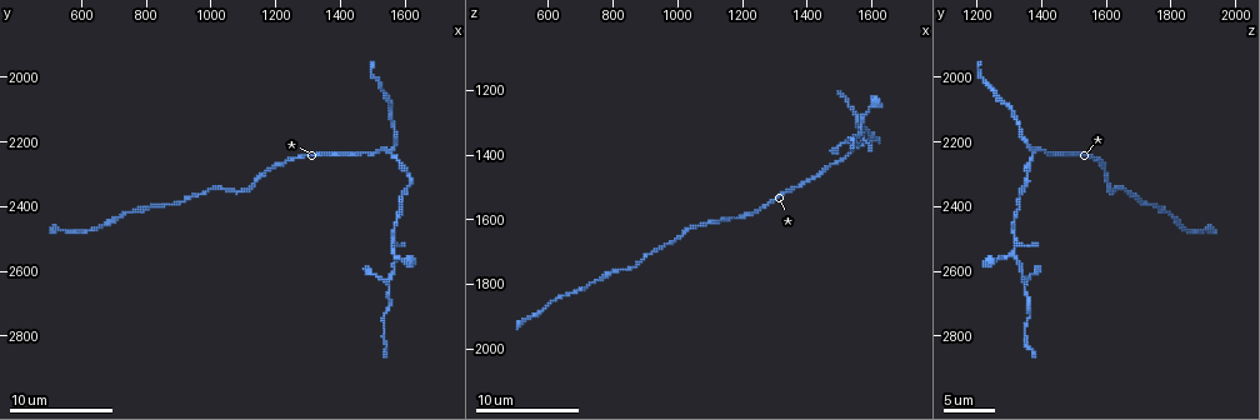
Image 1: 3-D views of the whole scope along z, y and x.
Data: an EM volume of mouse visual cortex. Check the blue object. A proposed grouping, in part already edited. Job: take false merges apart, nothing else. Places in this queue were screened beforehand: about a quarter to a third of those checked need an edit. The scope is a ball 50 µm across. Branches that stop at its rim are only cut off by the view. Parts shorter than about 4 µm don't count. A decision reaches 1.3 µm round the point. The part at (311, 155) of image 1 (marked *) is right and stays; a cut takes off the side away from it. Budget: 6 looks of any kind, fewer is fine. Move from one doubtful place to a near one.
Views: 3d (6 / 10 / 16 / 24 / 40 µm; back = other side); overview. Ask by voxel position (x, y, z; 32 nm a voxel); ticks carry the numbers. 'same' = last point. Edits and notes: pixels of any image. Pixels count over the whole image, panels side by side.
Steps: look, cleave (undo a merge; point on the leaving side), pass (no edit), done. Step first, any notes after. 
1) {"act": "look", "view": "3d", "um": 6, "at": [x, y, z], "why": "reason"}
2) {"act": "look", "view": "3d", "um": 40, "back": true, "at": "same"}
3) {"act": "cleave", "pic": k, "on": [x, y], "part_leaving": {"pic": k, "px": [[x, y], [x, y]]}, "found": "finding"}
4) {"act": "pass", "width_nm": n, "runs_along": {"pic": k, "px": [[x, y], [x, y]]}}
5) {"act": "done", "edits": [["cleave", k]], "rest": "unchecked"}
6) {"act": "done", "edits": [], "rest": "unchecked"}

{"act": "look", "view": "3d", "um": 10, "at": [1100, 2360, 1610], "why": "thick turns thin"}

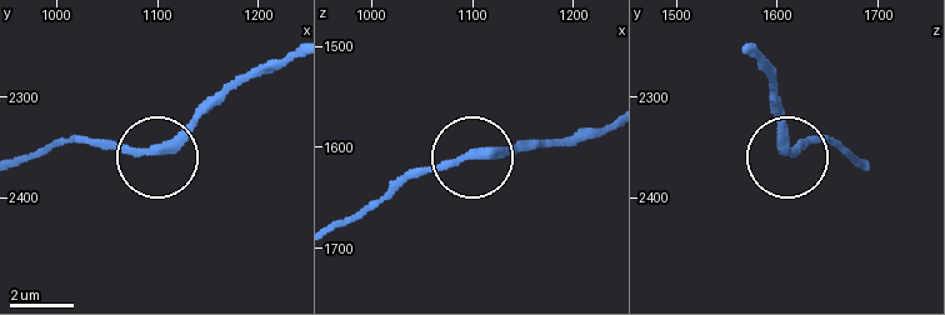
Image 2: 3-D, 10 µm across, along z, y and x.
{"act": "pass", "runs_along": {"pic": 2, "px": [[605, 124], [398, 175]]}, "found": "one neuron here"}

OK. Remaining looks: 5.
{"act": "look", "view": "3d", "um": 6, "at": [1560, 2230, 1370], "why": "three arms meet"}

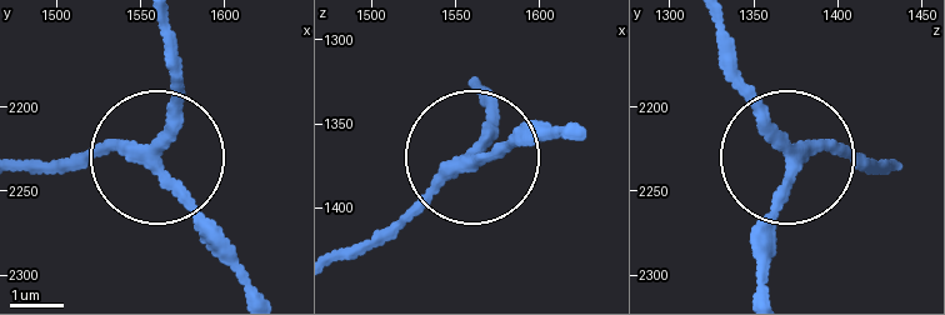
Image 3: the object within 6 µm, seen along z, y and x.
{"act": "pass", "side_arm_um": 12, "runs_along": {"pic": 3, "px": [[889, 164], [795, 155], [728, 60]]}, "found": "continuous, no second neuron"}

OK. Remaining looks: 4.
{"act": "look", "view": "3d", "um": 10, "at": [1560, 2480, 1320], "why": "calibre changes"}

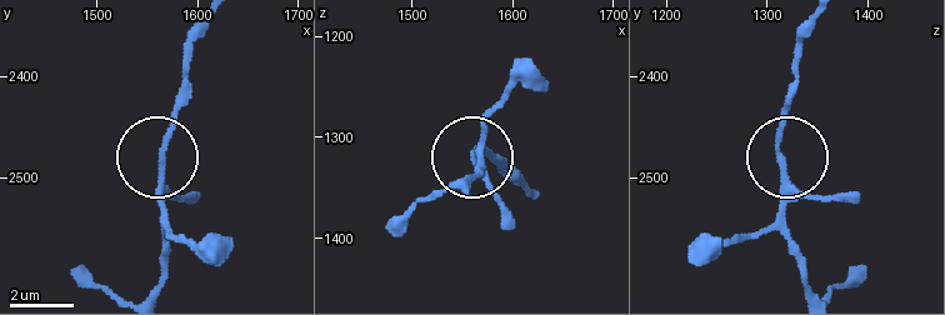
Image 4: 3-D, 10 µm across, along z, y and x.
{"act": "pass", "width_nm": 190, "found": "one neuron here"}

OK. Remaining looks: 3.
{"act": "done", "edits": [], "rest": "unchecked"}

